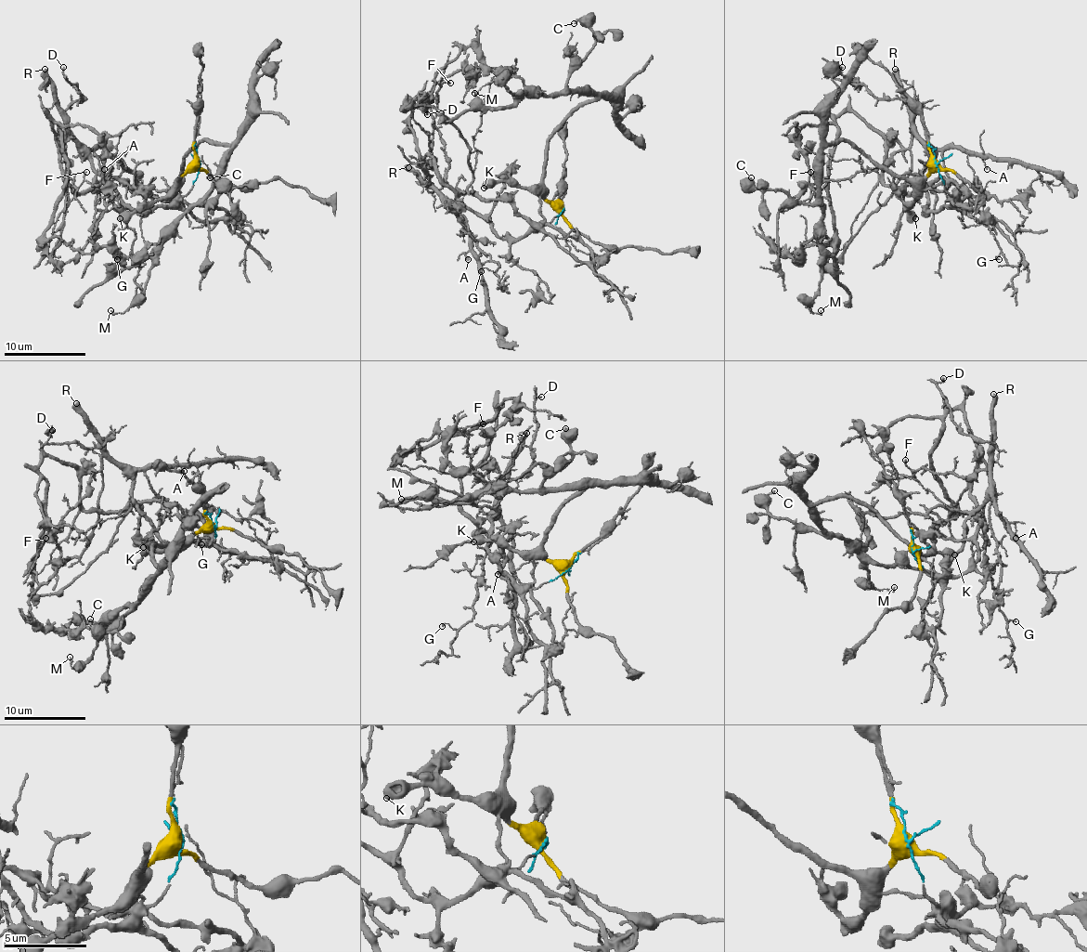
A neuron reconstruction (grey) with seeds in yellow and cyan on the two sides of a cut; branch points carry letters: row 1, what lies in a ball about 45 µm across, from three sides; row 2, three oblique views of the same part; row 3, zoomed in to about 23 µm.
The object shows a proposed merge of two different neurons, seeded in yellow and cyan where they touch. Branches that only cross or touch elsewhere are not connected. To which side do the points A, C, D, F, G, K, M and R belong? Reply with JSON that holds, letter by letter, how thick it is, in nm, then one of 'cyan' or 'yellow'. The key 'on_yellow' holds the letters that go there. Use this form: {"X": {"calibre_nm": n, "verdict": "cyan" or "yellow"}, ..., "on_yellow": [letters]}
{"A": {"calibre_nm": 130, "verdict": "cyan"}, "C": {"calibre_nm": 170, "verdict": "yellow"}, "D": {"calibre_nm": 130, "verdict": "cyan"}, "F": {"calibre_nm": 140, "verdict": "cyan"}, "G": {"calibre_nm": 110, "verdict": "cyan"}, "K": {"calibre_nm": 600, "verdict": "yellow"}, "M": {"calibre_nm": 170, "verdict": "yellow"}, "R": {"calibre_nm": 480, "verdict": "cyan"}, "on_yellow": ["C", "K", "M"]}

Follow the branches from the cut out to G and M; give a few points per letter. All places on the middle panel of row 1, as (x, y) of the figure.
G: (563, 208), (547, 223), (533, 223), (506, 202), (465, 192), (452, 206), (477, 247), (499, 266), (481, 272)
M: (562, 208), (545, 196), (543, 165), (547, 140), (594, 97), (584, 93), (528, 96), (487, 83), (475, 93)

